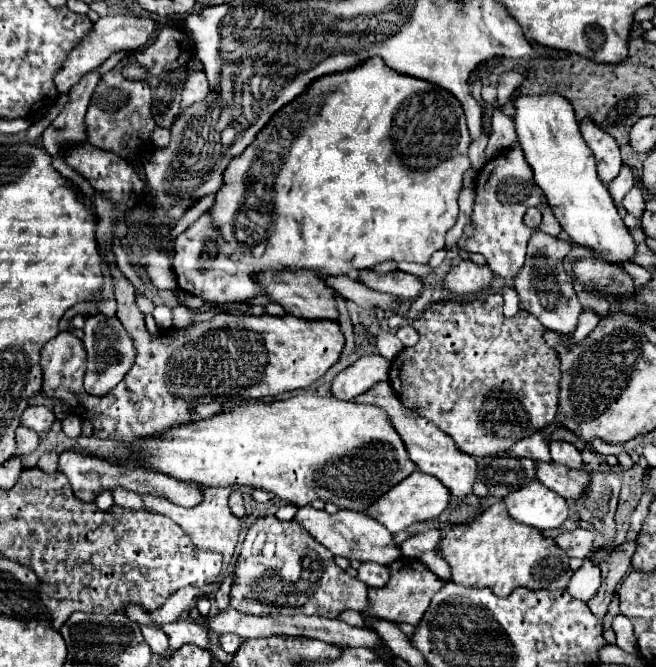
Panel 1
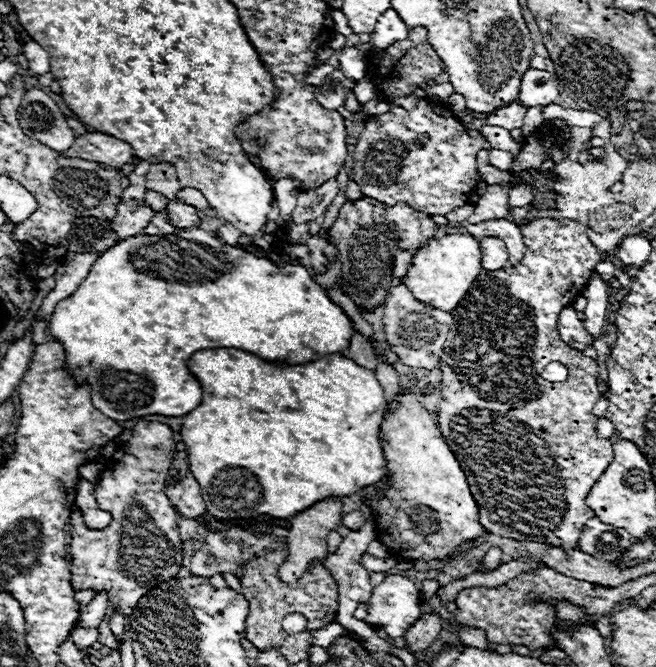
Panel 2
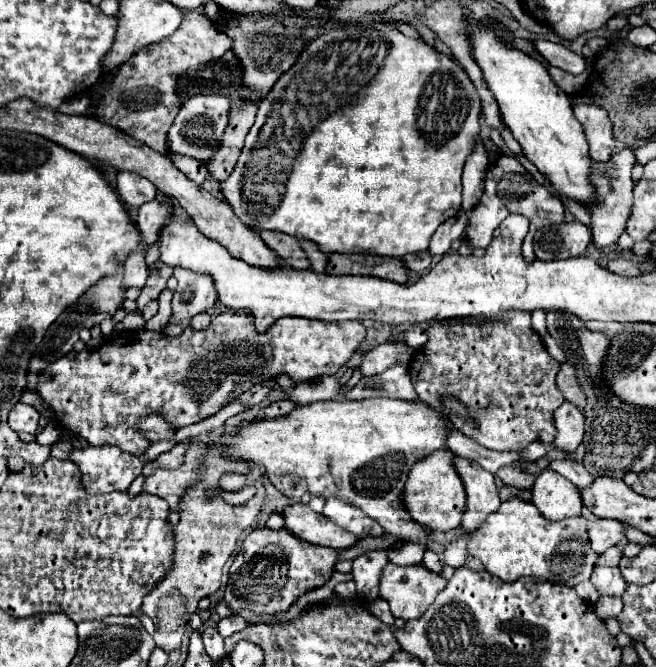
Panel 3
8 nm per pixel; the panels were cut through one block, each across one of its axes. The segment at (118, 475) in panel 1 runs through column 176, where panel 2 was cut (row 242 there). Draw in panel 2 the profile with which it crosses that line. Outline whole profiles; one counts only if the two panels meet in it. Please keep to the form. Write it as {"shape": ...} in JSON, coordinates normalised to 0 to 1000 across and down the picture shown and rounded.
{"shape":[[[750,354],[735,357],[732,372],[735,372],[735,402],[762,405],[777,399],[771,366],[762,357],[750,357]]]}

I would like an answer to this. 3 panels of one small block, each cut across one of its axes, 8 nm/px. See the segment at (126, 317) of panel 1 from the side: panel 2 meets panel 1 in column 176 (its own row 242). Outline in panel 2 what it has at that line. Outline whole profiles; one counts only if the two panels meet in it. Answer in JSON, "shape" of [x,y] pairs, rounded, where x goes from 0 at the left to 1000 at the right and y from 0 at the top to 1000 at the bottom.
{"shape":[[[564,297],[527,300],[515,318],[512,333],[503,339],[503,363],[515,372],[512,390],[521,393],[521,438],[552,465],[570,465],[588,453],[598,432],[598,393],[610,375],[637,375],[668,348],[668,336],[655,324],[628,315],[610,303],[598,312],[579,309]]]}

